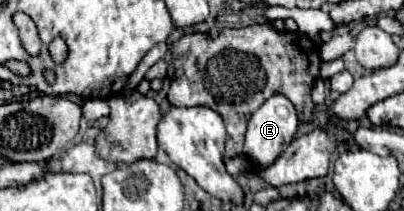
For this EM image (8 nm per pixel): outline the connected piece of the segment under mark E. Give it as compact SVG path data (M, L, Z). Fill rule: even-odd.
M283 95L269 97L249 119L243 155L249 155L249 163L253 163L253 167L257 167L257 171L261 171L261 167L269 167L269 163L273 163L273 159L277 159L277 155L281 155L281 151L285 151L285 147L291 143L291 139L295 137L297 125L299 125L299 121L297 121L293 103Z

